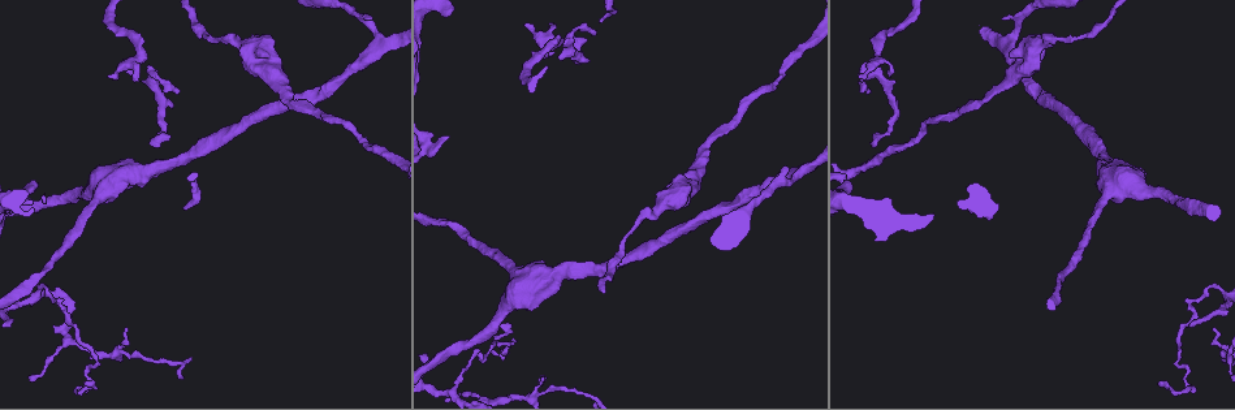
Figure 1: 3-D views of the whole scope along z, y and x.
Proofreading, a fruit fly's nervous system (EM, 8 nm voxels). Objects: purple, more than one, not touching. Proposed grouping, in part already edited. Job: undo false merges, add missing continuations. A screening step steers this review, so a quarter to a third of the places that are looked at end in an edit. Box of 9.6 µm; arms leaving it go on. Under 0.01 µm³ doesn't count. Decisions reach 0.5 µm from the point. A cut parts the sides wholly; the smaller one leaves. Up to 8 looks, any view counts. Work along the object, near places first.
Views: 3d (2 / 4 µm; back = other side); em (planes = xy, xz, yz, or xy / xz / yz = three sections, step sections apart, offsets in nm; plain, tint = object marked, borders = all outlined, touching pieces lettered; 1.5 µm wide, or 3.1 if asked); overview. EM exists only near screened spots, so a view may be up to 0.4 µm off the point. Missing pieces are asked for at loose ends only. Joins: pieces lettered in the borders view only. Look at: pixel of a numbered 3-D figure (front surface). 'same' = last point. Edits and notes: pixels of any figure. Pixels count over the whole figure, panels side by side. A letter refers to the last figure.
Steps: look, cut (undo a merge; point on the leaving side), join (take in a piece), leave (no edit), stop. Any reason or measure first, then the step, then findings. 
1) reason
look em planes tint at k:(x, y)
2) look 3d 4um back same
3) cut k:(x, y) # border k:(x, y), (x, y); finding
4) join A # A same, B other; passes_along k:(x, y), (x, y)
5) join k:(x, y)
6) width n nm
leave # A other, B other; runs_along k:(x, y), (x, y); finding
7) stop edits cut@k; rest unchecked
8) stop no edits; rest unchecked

three arms meet
look 3d 2um at 1:(877, 68)

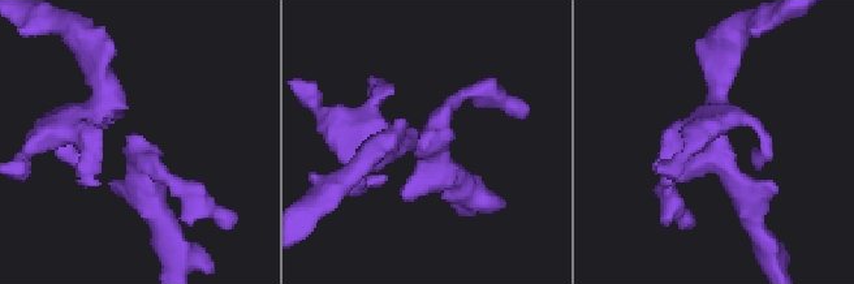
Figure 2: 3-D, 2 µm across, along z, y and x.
look em xy step 8 tint at 2:(411, 148)

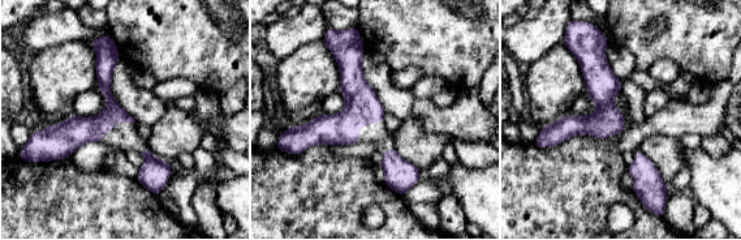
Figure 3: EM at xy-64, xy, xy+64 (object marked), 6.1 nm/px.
look em planes borders same

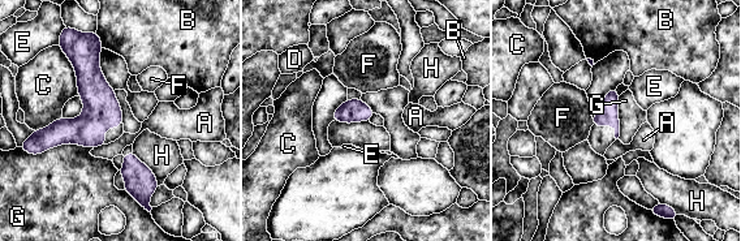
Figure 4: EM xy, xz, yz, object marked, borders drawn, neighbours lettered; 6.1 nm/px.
leave # A other, B other, C other, D other, E other, F other, G other, H other; border 4:(93, 147), (61, 143), (33, 155); all the same neuron

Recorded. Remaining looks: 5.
branch stops here
look em xz step 8 tint at 1:(33, 201)

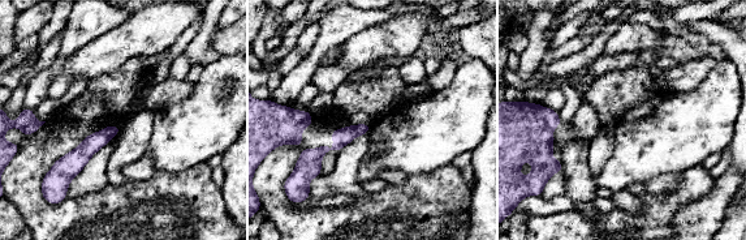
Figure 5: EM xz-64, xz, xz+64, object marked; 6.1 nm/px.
cut it another way
look em planes borders same

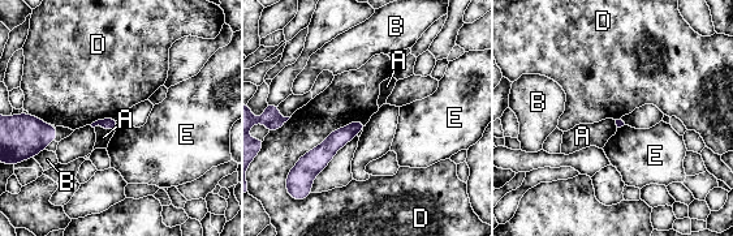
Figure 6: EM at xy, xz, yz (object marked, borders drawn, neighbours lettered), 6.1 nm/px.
longest_contact D 400 nm
leave # A other, B other, D other, E other; border 6:(339, 128), (305, 153), (290, 168); no lettered piece goes on from it

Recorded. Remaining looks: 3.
thin end
look em planes tint at 1:(95, 381)

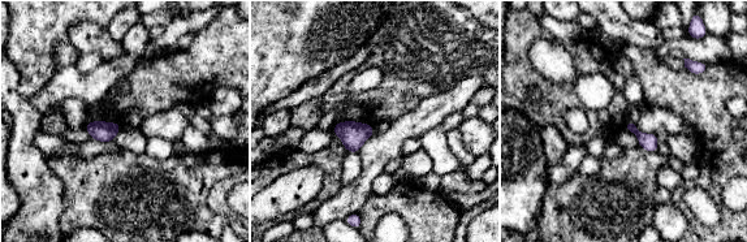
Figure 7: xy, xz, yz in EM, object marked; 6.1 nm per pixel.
what lies round it
look em planes borders same

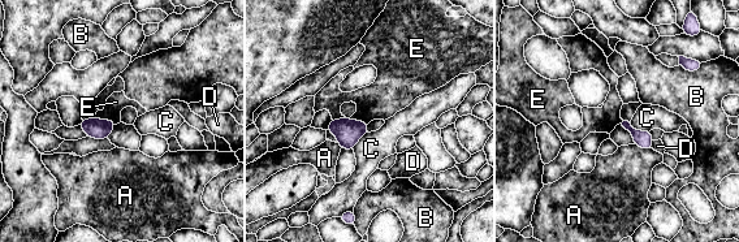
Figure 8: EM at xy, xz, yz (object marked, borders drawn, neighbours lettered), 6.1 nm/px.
longest_contact E 140 nm
leave # A other, B other, C other, D other, E other; no lettered piece goes on from it

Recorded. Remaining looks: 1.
stop no edits; rest unchecked

